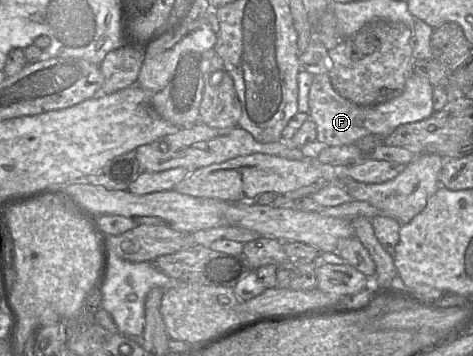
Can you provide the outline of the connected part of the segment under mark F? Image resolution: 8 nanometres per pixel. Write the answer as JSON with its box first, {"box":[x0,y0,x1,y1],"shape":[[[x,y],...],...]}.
{"box":[309,73,434,146],"shape":[[[328,73],[318,74],[313,77],[309,92],[309,118],[316,124],[317,140],[327,146],[355,144],[370,134],[378,135],[382,142],[398,126],[426,119],[434,112],[433,89],[425,78],[412,73],[399,96],[383,103],[361,106],[340,96],[333,88]]]}

